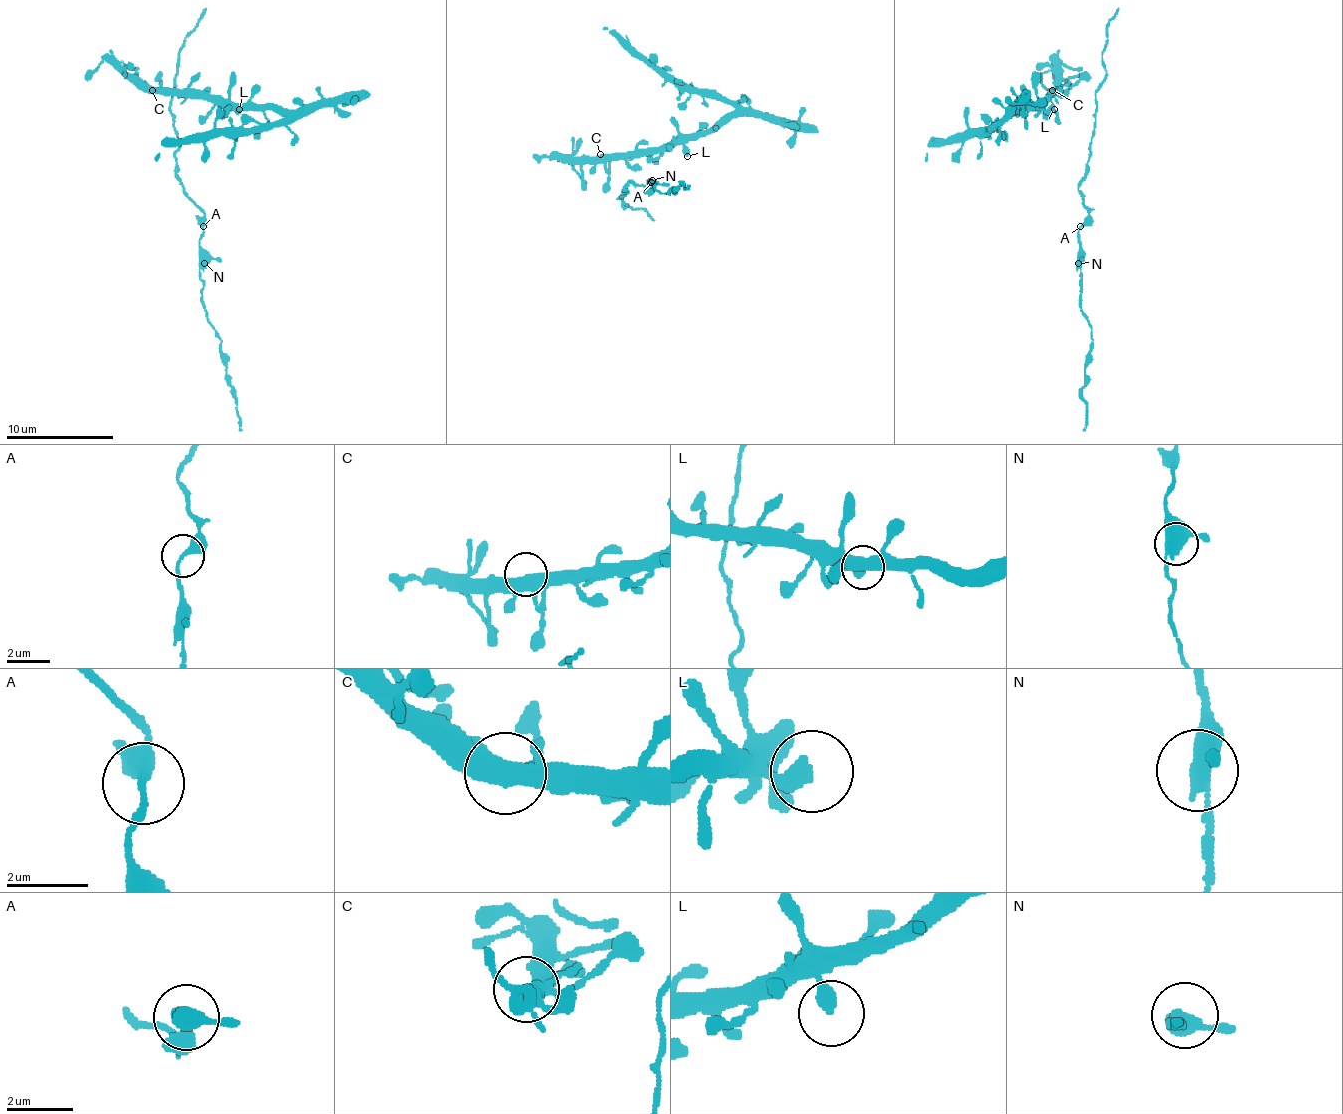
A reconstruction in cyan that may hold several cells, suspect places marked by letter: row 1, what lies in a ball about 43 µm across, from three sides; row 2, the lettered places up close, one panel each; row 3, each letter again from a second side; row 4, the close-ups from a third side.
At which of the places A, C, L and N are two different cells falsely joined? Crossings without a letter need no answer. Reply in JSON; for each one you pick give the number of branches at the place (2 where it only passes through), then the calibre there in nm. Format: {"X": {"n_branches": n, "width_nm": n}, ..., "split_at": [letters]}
{"split_at": []}

